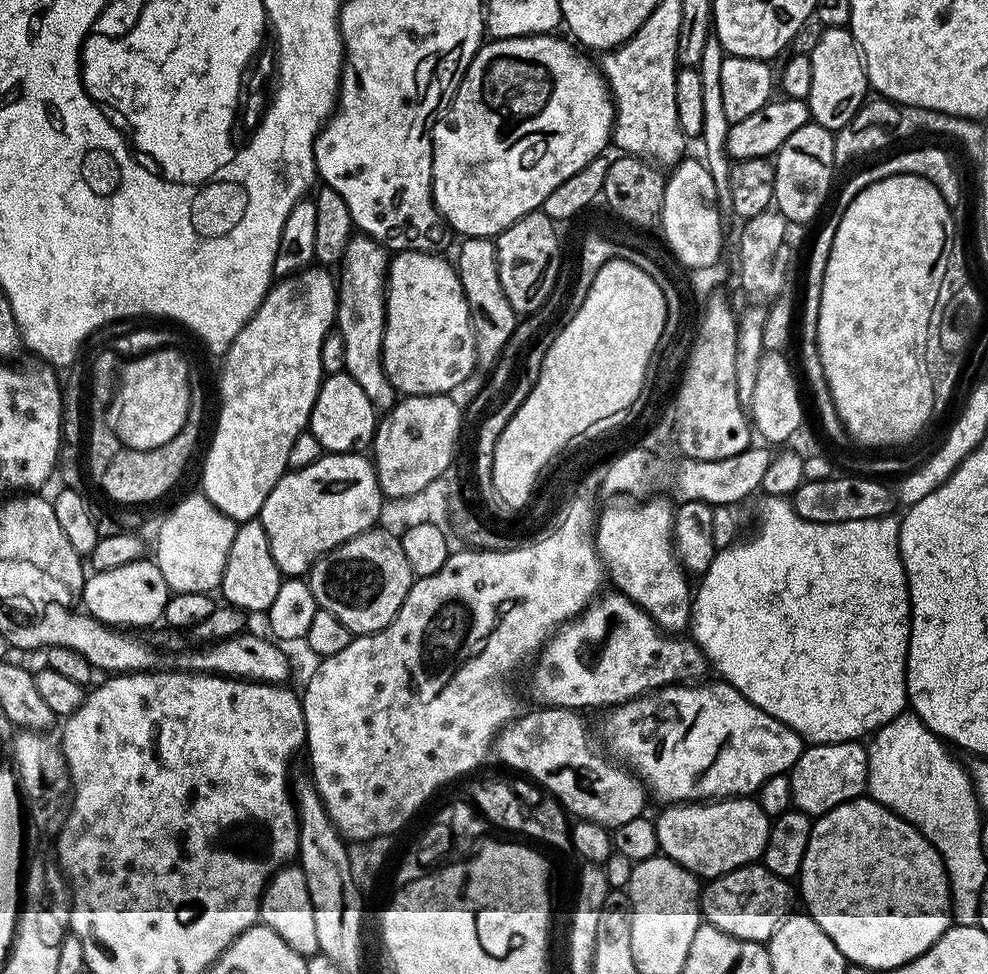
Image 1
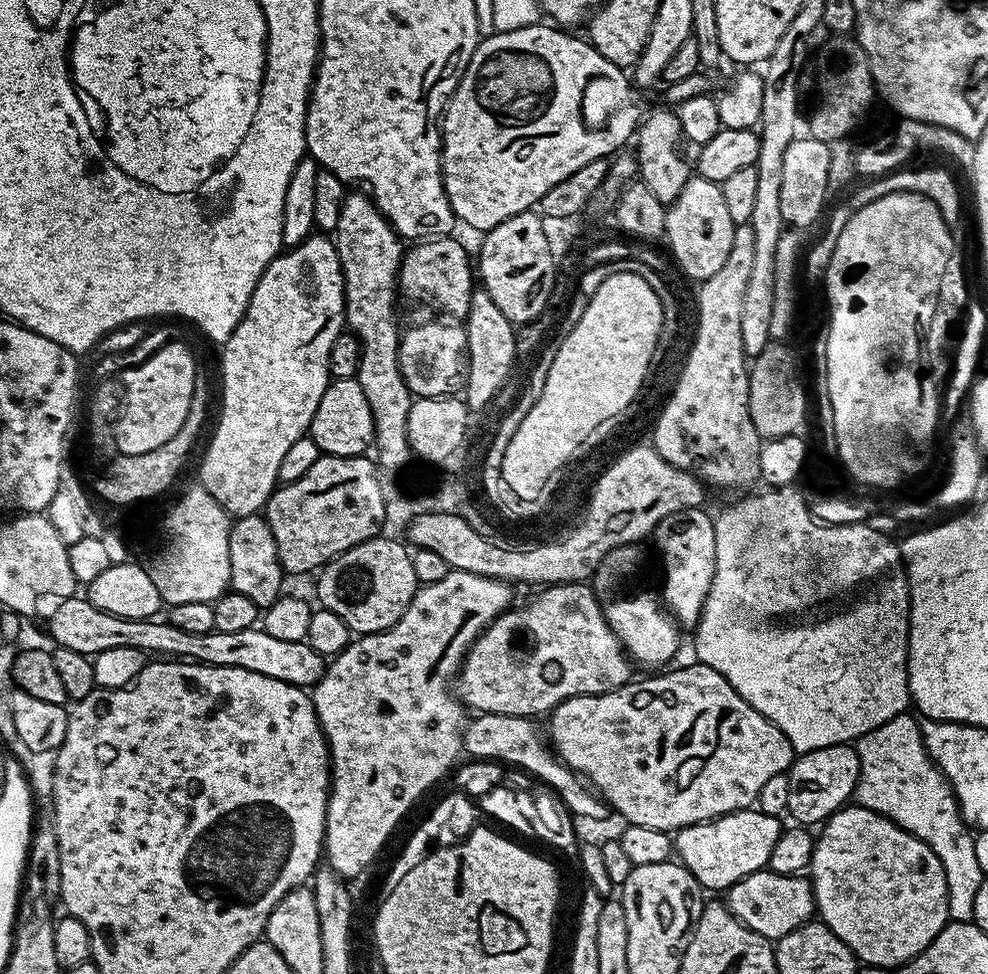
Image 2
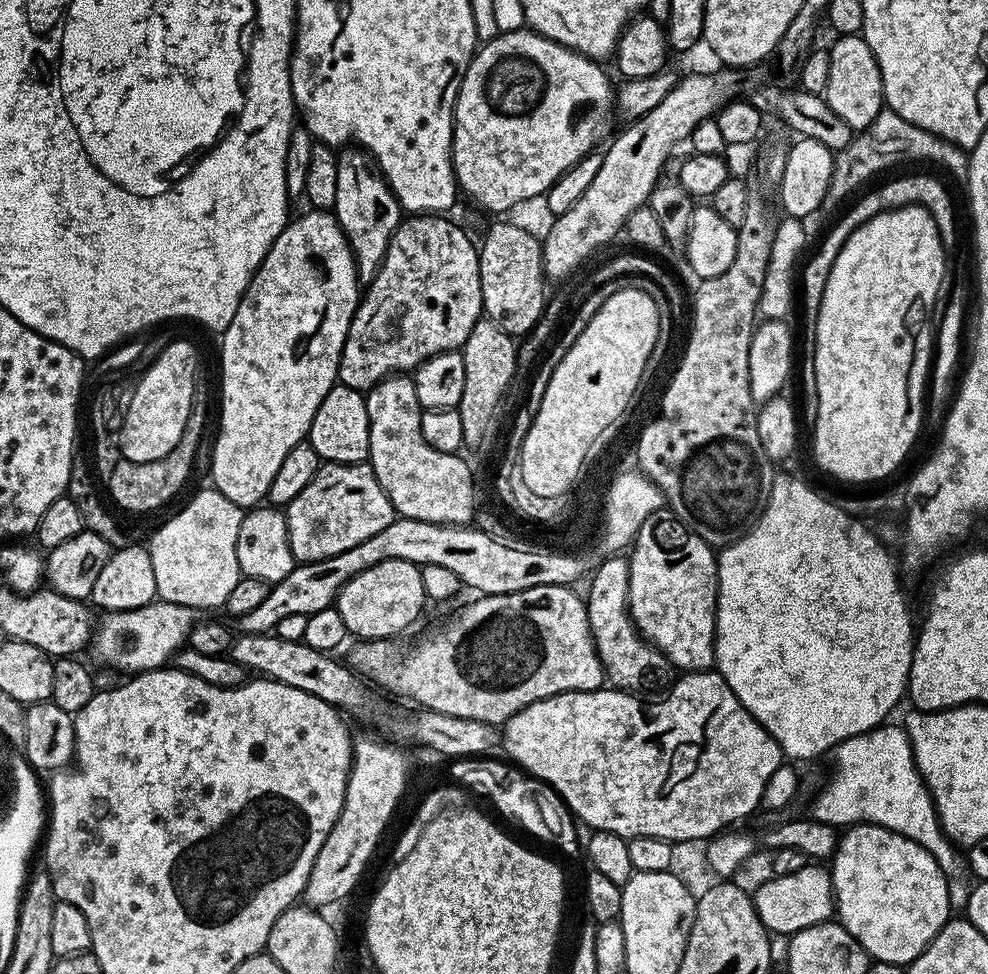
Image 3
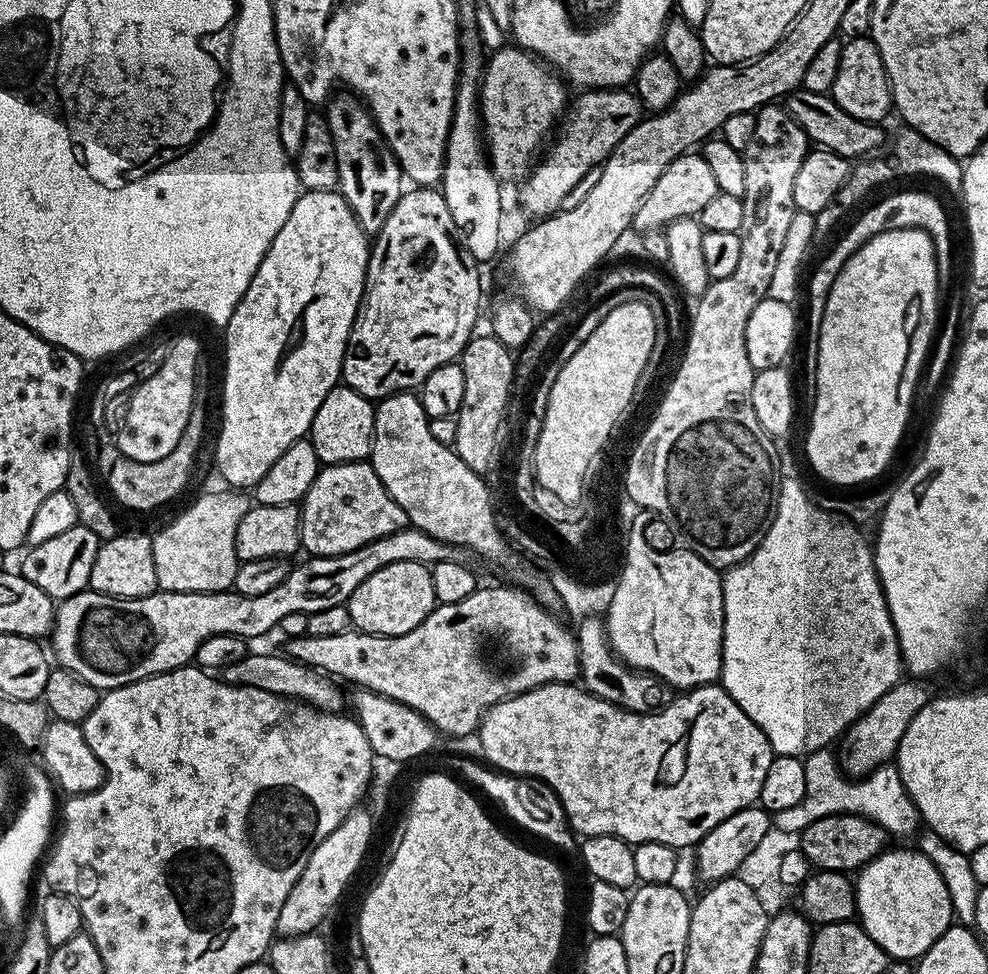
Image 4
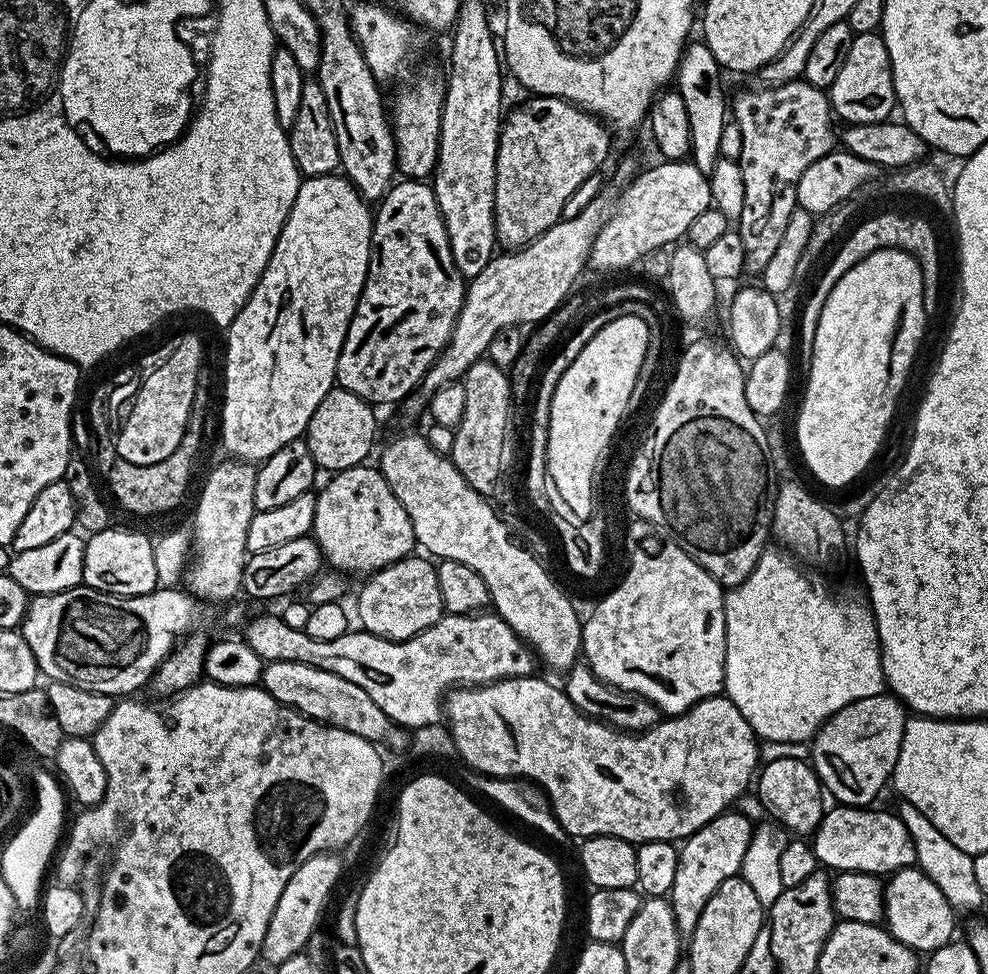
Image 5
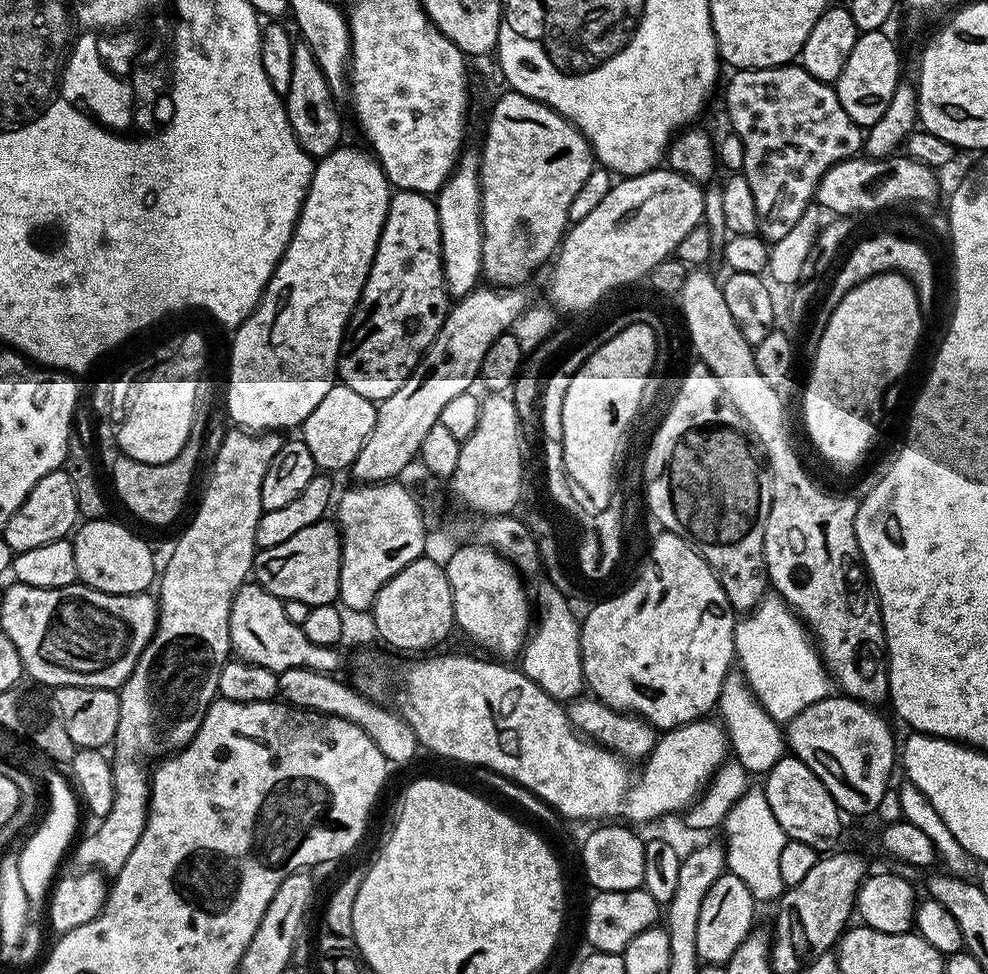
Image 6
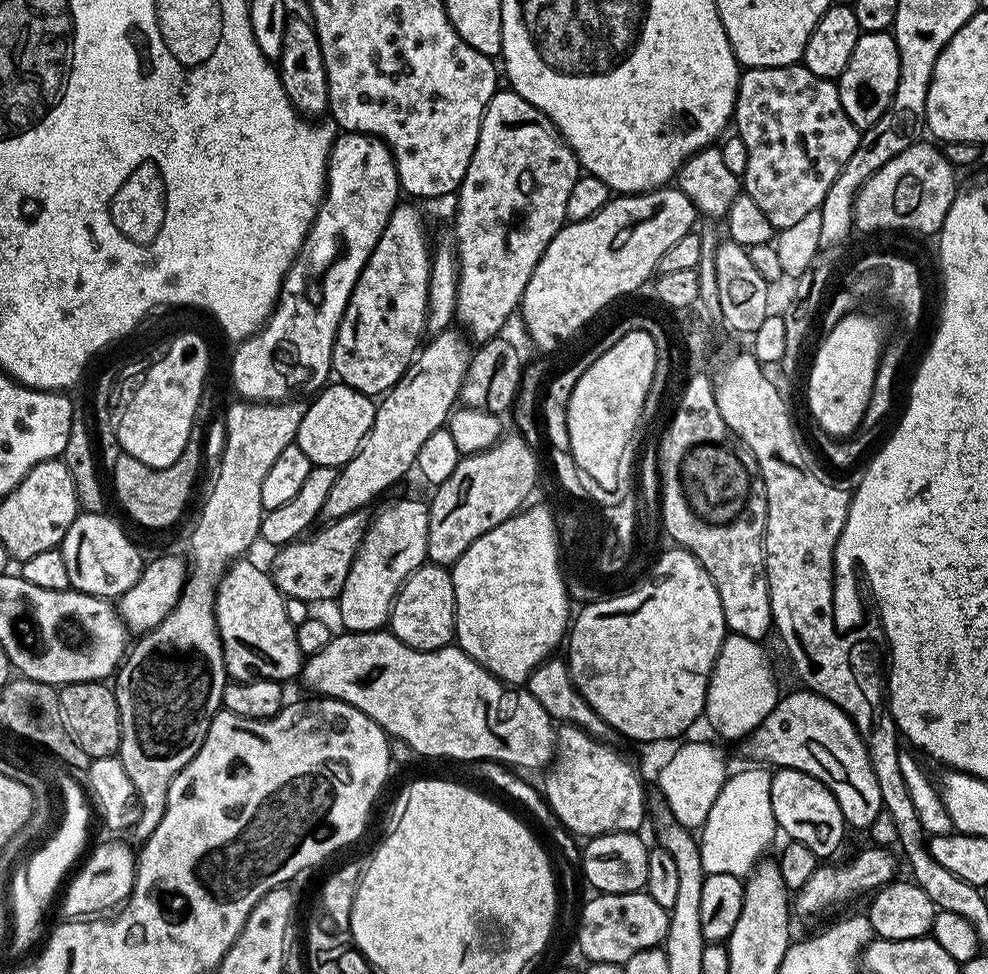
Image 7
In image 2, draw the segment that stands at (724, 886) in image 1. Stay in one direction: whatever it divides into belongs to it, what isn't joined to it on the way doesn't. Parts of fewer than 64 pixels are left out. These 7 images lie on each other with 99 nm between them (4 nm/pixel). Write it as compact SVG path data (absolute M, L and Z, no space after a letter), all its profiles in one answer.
M761 870L741 878L733 888L727 889L726 896L729 910L747 928L773 942L809 923L816 912L816 895L812 893L811 883L803 875L783 876Z

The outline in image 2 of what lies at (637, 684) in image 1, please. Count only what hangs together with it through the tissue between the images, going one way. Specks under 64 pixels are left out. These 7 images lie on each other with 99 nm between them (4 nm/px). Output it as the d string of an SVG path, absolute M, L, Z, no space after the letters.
M587 583L554 584L545 587L529 604L501 612L473 642L454 680L454 695L465 709L476 714L506 714L540 718L571 696L612 692L633 679L633 665L620 639L606 622L604 609Z

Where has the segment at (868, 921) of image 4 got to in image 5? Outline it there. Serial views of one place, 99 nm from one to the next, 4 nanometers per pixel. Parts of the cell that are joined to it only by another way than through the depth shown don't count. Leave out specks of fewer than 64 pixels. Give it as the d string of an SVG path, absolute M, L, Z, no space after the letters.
M918 867L901 868L887 877L884 884L883 923L895 940L913 952L931 954L950 943L952 931L956 928L956 917L958 912L947 901L946 894L942 894L938 886Z

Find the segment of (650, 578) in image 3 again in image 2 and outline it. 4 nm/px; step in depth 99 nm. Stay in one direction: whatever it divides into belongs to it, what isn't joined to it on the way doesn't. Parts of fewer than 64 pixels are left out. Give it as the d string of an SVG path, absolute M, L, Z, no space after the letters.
M704 510L675 512L658 522L655 540L656 548L660 551L660 568L664 571L664 581L658 587L662 603L676 617L681 629L695 629L714 578L716 525L713 517L708 517Z

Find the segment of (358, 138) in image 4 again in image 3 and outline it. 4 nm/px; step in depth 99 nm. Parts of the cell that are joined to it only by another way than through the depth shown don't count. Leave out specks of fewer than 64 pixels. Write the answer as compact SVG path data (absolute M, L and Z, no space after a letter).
M344 150L339 153L338 191L331 211L352 251L357 277L364 282L374 279L386 258L386 246L390 246L390 238L400 225L402 209L380 165L367 152Z

